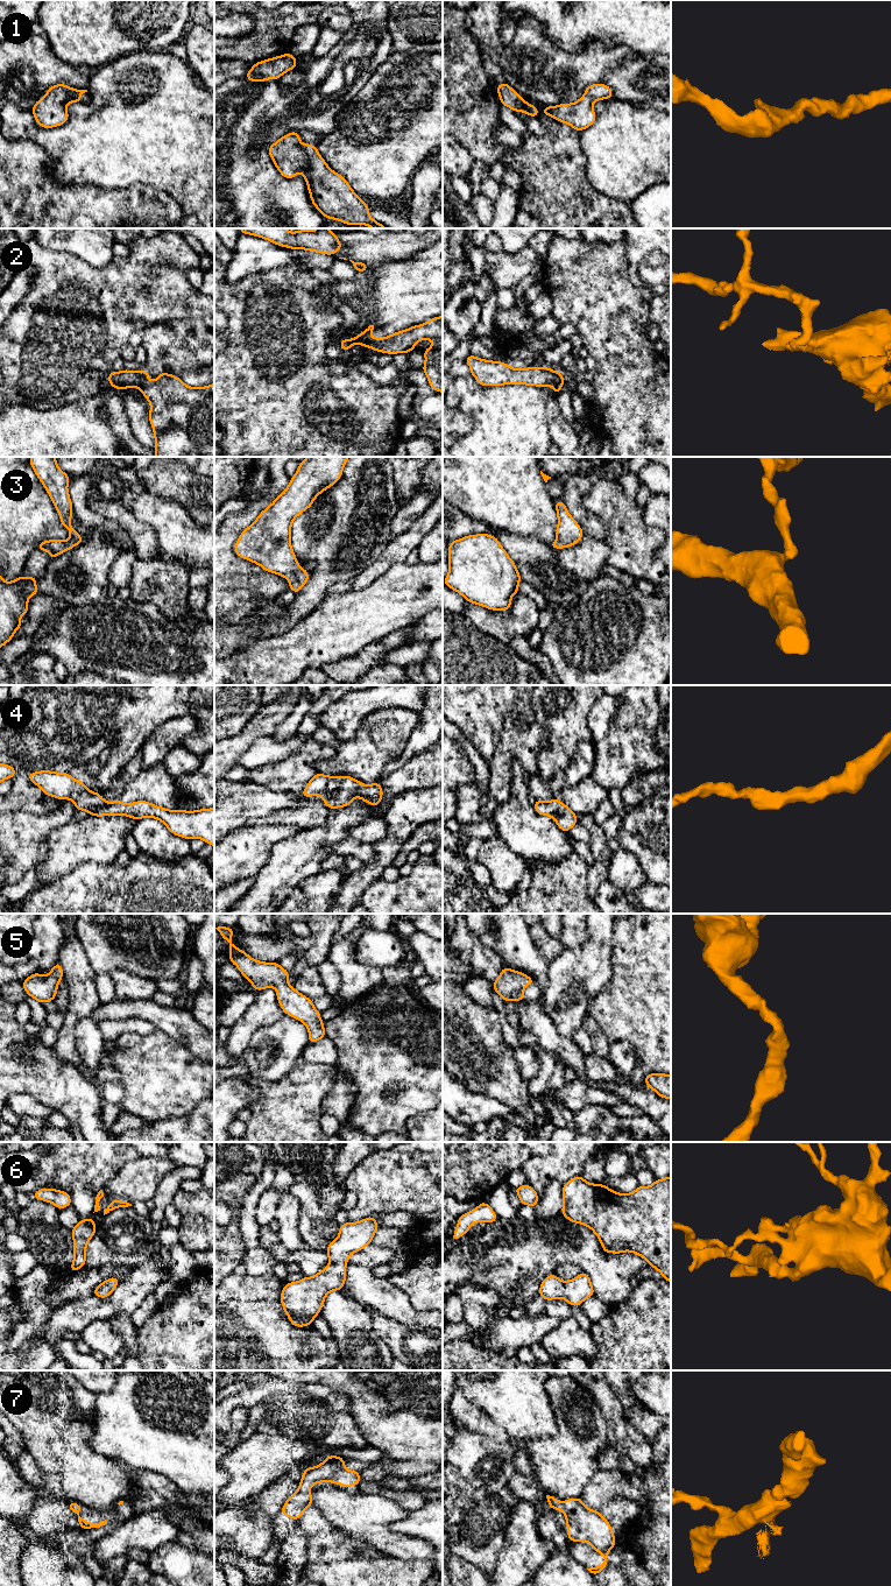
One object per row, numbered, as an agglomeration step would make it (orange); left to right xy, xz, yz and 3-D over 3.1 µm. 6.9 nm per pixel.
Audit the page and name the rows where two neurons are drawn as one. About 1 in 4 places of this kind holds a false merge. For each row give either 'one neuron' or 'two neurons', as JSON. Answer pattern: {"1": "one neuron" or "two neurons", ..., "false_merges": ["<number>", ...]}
{"1": "one neuron", "2": "two neurons", "3": "one neuron", "4": "one neuron", "5": "one neuron", "6": "one neuron", "7": "one neuron", "false_merges": ["2"]}

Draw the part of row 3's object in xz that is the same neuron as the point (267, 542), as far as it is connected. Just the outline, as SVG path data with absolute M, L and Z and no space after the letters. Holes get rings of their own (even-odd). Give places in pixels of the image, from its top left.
M307 457L299 463L289 486L246 528L234 545L235 554L267 572L289 580L296 594L309 580L291 548L291 524L314 499L341 478L349 457Z

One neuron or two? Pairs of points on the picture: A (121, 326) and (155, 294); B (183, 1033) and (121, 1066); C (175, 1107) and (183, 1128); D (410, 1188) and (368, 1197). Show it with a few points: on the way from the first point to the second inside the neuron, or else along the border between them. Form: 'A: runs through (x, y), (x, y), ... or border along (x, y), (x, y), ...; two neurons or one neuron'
A: runs through (127, 317), (146, 301); one neuron
B: border along (156, 1028), (183, 1043), (195, 1055); two neurons
C: border along (202, 1101), (183, 1116), (157, 1119), (151, 1123); two neurons
D: runs through (400, 1188), (381, 1188), (379, 1190); one neuron

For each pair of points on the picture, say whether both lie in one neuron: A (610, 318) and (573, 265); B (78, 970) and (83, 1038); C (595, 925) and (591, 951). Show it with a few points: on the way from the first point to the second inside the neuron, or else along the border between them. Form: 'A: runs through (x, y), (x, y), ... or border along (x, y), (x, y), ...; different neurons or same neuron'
A: runs through (610, 303), (610, 293), (588, 270); same neuron
B: border along (89, 1016), (84, 1016), (75, 1028), (75, 1045); different neurons
C: runs through (595, 931), (595, 945); same neuron

